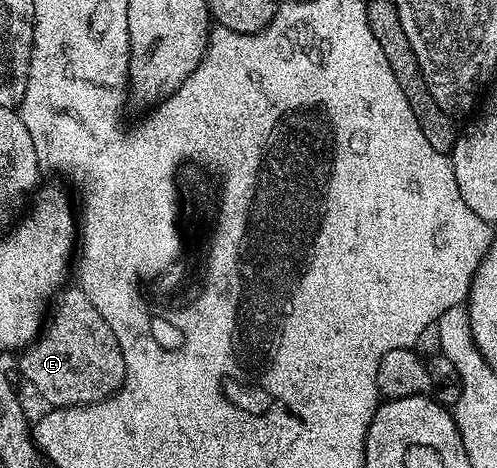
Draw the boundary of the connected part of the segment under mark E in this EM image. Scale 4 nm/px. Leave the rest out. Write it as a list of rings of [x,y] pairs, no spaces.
[[[65,288],[56,295],[57,303],[53,306],[53,315],[48,315],[43,329],[37,335],[37,341],[30,342],[20,351],[21,374],[37,389],[37,394],[50,407],[86,406],[92,402],[102,402],[111,398],[120,390],[125,382],[125,361],[119,348],[119,340],[115,340],[115,332],[99,316],[99,308],[91,304],[91,300],[79,288]]]

